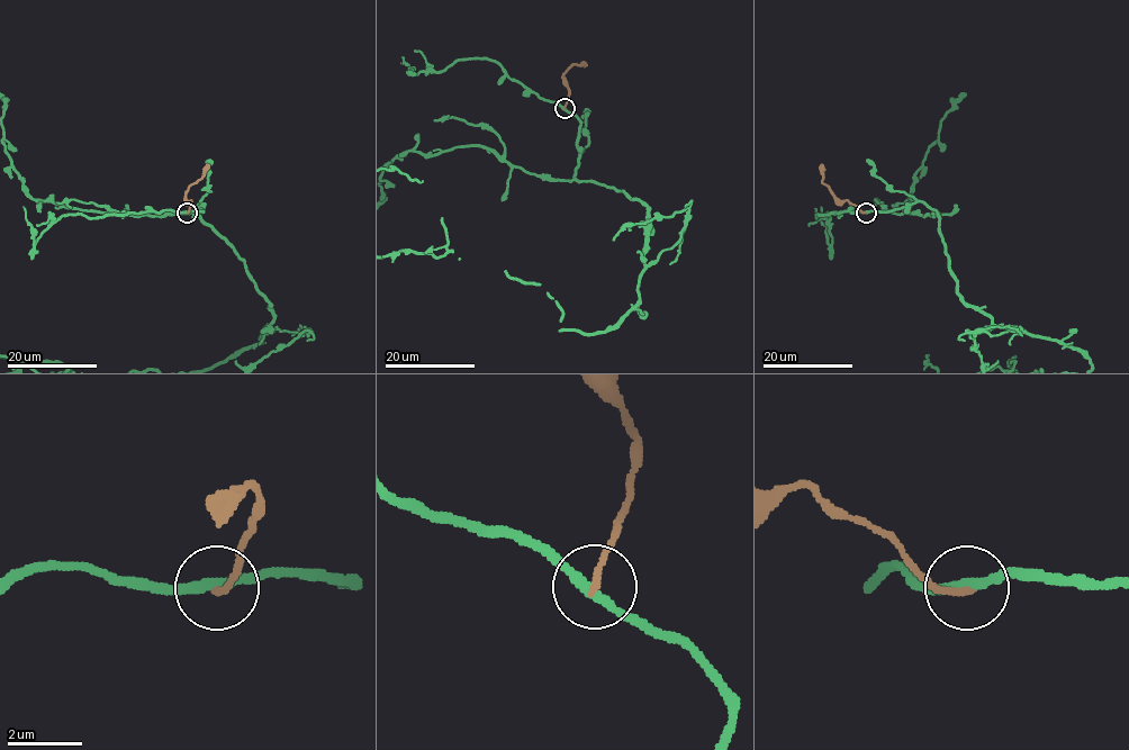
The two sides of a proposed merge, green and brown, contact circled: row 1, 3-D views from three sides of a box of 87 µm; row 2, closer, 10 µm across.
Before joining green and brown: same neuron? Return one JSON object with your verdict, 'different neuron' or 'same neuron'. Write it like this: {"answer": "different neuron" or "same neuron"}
{"answer": "different neuron"}

